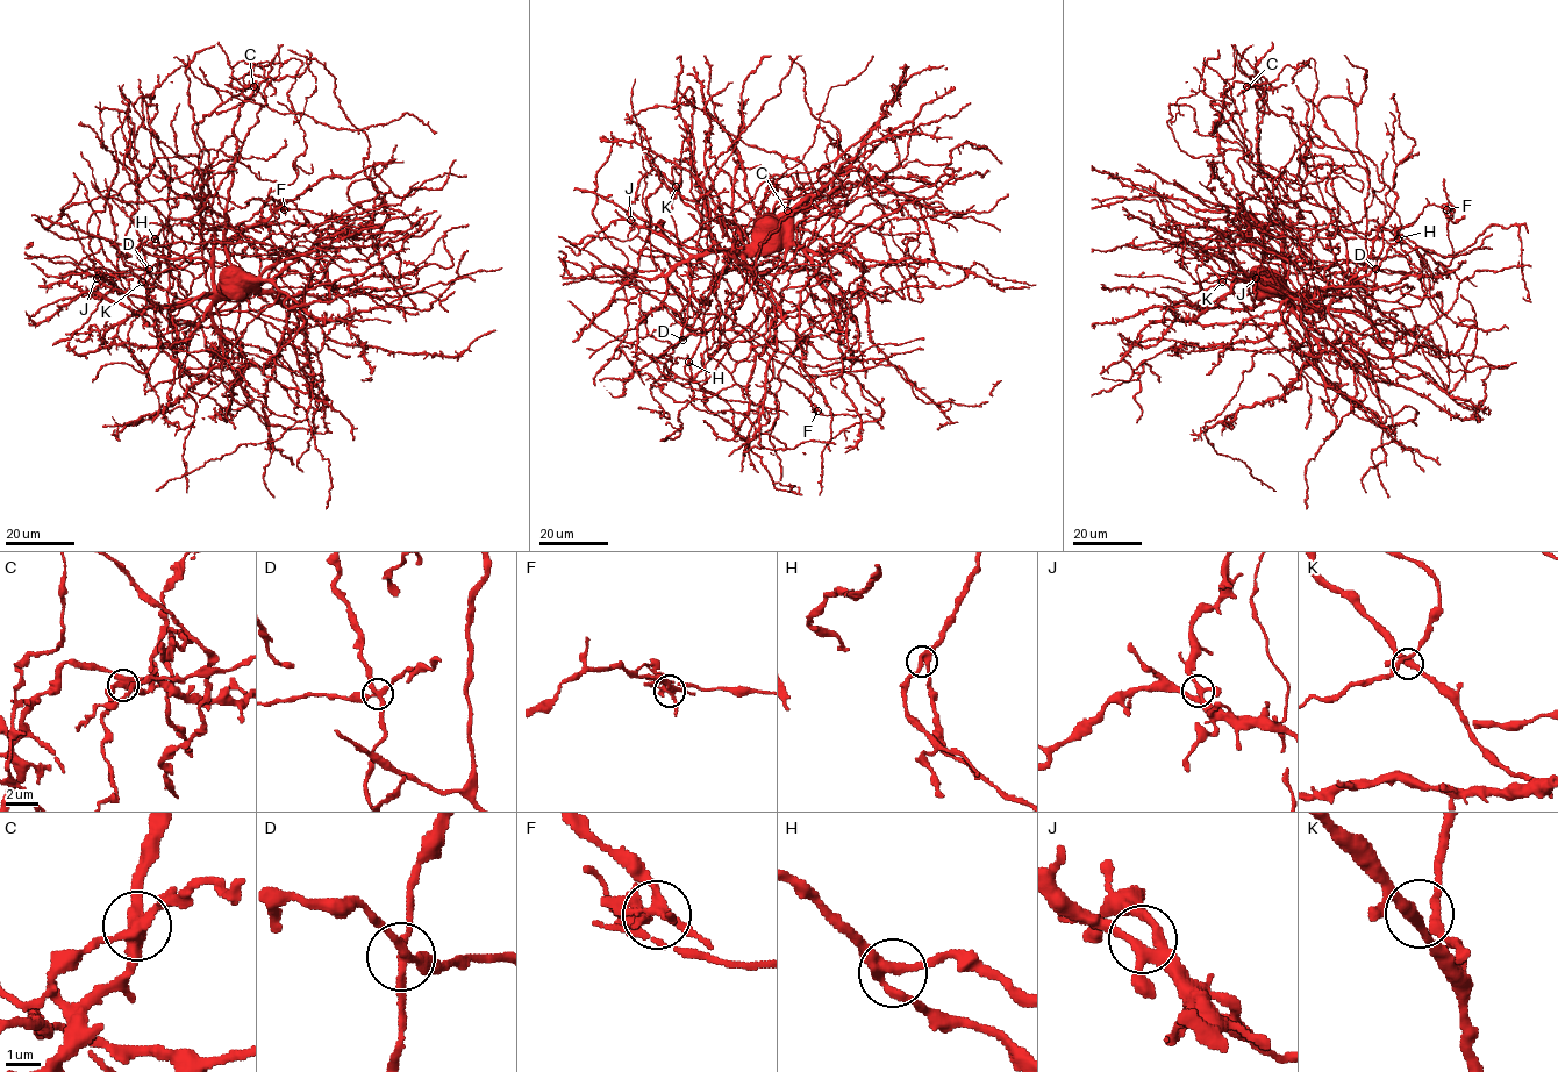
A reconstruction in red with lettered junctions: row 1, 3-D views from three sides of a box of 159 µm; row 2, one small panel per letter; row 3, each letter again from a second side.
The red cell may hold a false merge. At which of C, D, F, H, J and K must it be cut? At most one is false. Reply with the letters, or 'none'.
F

